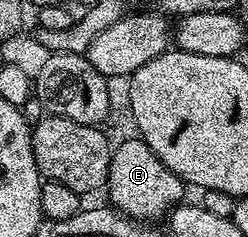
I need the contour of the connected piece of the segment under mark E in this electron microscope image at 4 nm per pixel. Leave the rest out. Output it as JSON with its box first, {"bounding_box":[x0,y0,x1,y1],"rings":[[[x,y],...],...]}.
{"bounding_box":[106,139,185,221],"rings":[[[124,139],[112,147],[106,192],[108,191],[109,197],[112,198],[111,206],[121,215],[126,215],[133,221],[163,220],[168,212],[185,198],[184,190],[184,180],[178,178],[166,165],[162,165],[160,158],[143,139]]]}

